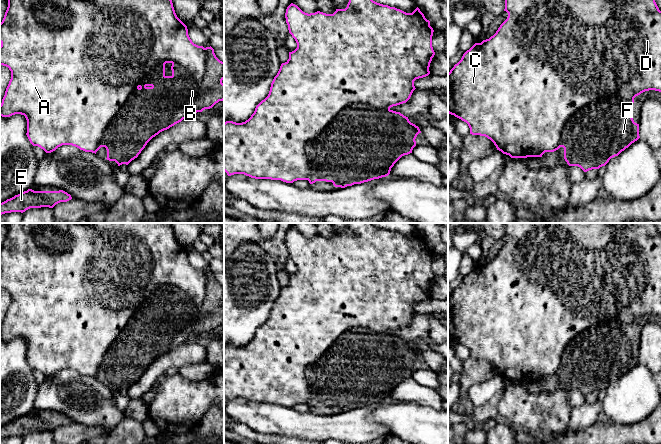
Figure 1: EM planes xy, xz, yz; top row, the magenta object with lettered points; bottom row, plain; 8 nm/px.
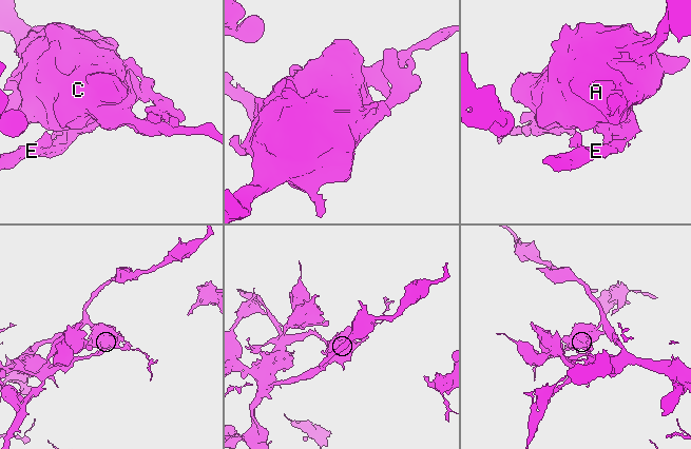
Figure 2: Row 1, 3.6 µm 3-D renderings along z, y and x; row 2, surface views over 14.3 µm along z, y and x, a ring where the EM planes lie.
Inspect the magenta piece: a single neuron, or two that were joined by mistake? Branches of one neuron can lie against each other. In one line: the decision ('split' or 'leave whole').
split

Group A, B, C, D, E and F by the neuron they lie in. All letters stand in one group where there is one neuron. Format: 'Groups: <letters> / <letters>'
Groups: A C D / B E F

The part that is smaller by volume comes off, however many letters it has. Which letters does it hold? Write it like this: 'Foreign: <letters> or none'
Foreign: B, E, F

